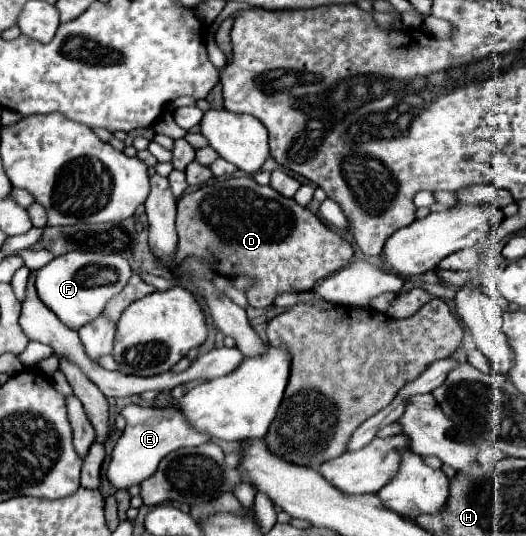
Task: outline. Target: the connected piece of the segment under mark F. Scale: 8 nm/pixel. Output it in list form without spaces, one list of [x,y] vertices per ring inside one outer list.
[[[71,251],[55,257],[37,273],[37,293],[69,329],[81,329],[89,321],[97,319],[105,303],[117,295],[131,277],[131,265],[125,257],[101,251]]]

